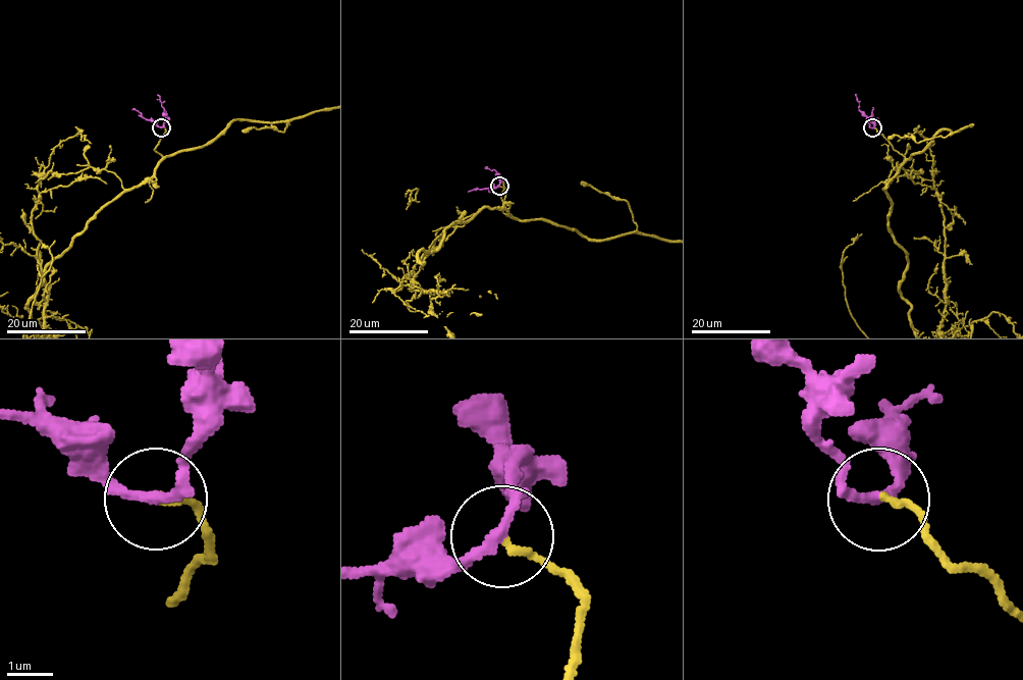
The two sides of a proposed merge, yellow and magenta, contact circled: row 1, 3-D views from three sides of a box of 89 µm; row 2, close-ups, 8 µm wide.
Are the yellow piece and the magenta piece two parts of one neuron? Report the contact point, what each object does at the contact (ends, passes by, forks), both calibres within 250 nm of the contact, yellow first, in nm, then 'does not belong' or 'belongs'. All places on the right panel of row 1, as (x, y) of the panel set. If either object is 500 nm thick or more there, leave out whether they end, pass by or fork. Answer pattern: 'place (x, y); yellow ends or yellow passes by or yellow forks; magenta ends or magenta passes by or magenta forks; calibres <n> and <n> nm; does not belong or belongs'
place (872, 127); yellow ends; magenta passes by; calibres 140 and 200 nm; belongs

